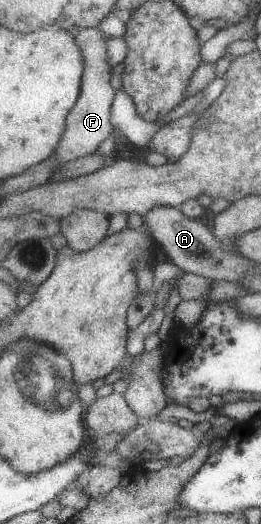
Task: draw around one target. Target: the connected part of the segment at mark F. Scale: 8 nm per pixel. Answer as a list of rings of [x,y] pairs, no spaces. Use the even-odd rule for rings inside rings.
[[[88,27],[75,33],[78,44],[83,50],[87,70],[83,80],[83,95],[80,97],[75,110],[71,112],[68,130],[57,148],[57,152],[53,155],[57,157],[58,166],[56,168],[64,166],[70,160],[95,154],[102,143],[115,134],[116,128],[113,123],[113,106],[118,91],[112,86],[114,66],[110,64],[110,54],[108,54],[108,42],[113,38],[104,34],[100,27]]]

